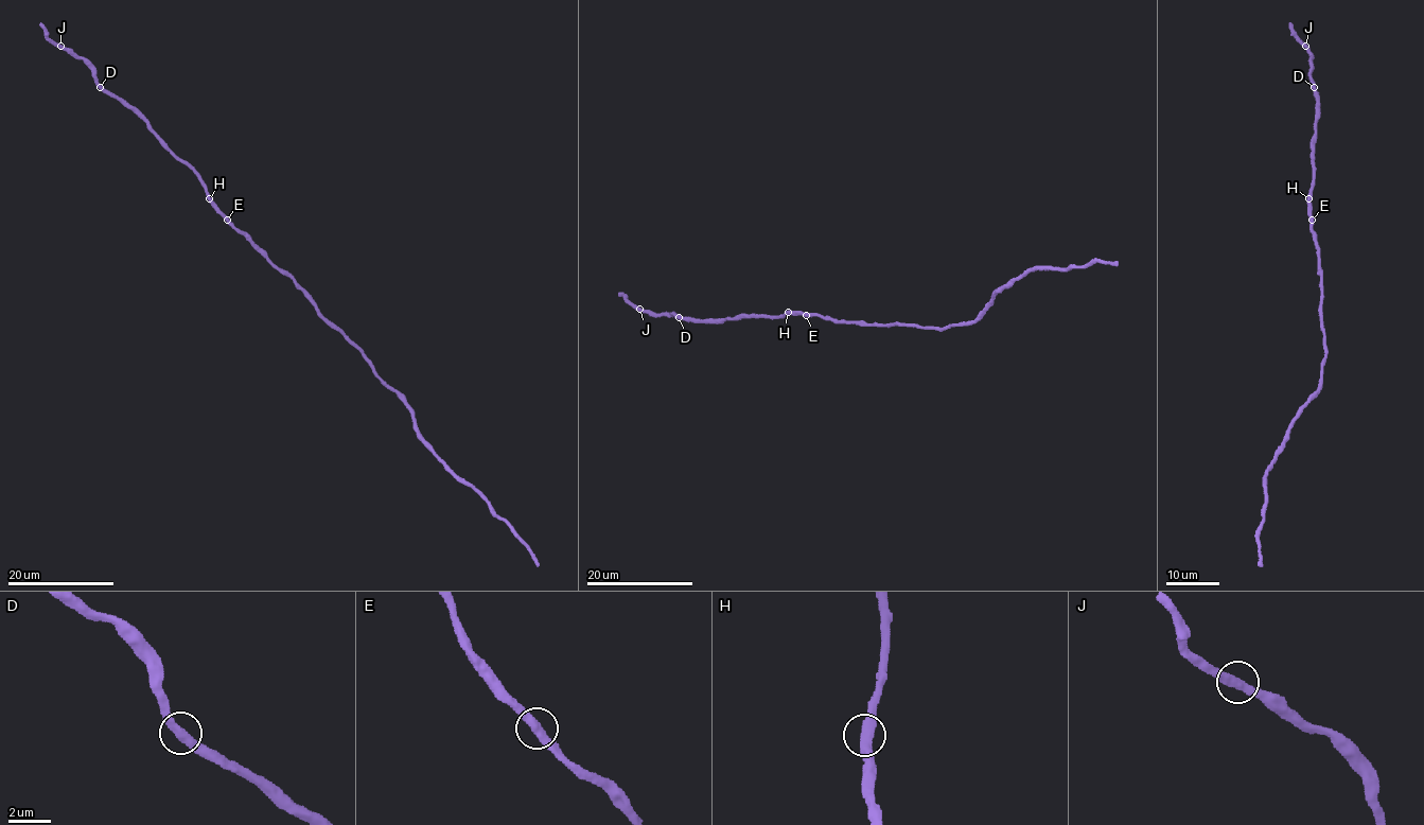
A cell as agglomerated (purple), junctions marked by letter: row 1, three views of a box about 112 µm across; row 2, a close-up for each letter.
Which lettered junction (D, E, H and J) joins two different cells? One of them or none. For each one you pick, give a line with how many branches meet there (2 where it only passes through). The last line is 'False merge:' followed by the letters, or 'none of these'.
False merge: none of these

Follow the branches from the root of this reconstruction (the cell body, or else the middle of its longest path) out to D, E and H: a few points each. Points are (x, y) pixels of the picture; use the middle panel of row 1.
D: (879, 325), (834, 322), (819, 316), (794, 313), (723, 319), (679, 317)
E: (879, 325), (834, 322), (819, 316), (807, 316)
H: (879, 325), (834, 322), (819, 316), (788, 312)

